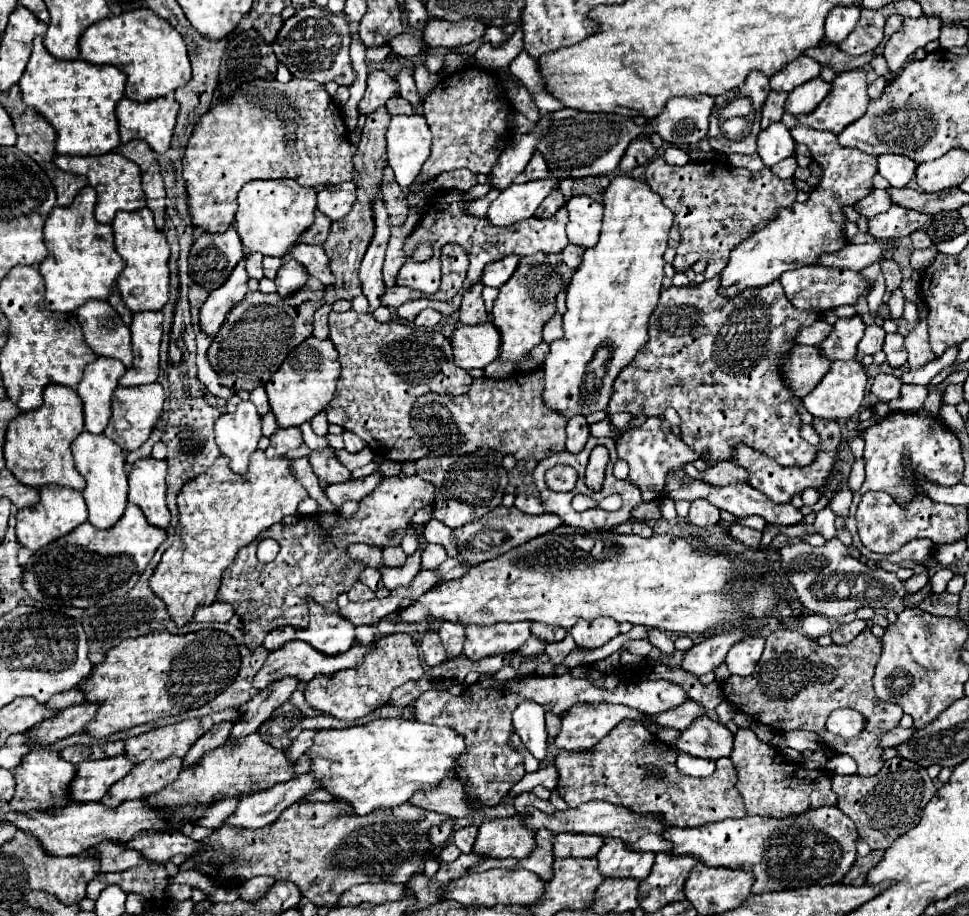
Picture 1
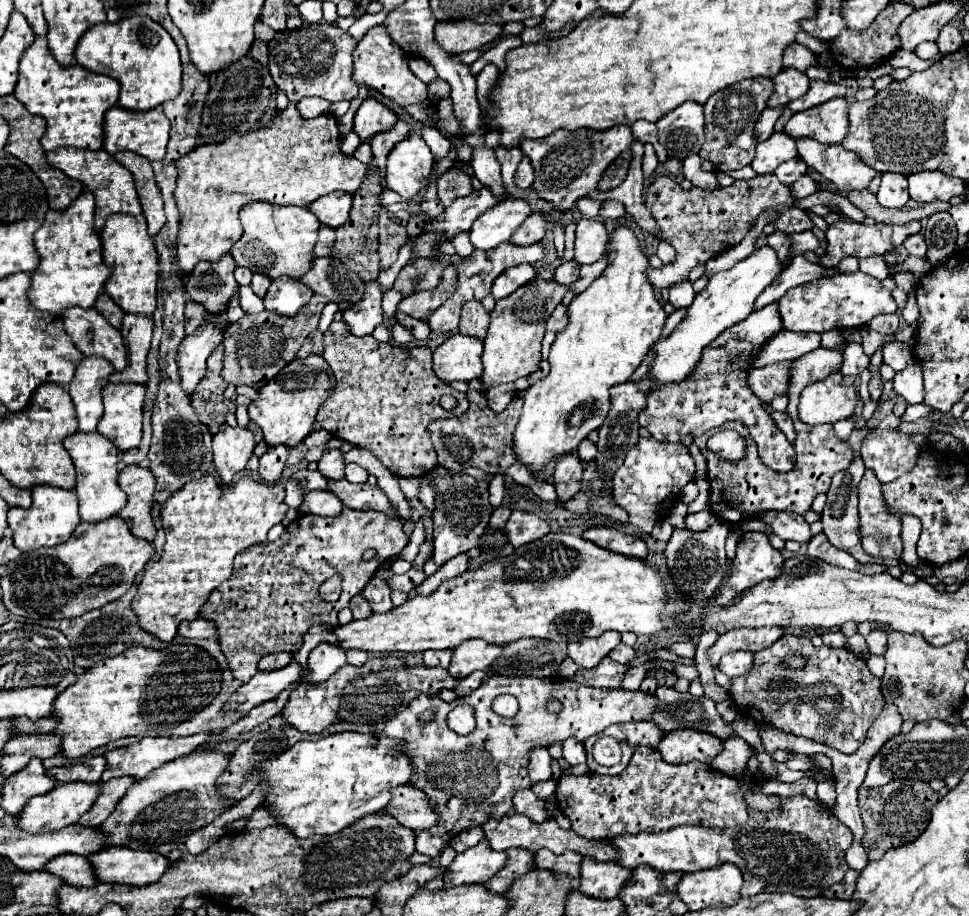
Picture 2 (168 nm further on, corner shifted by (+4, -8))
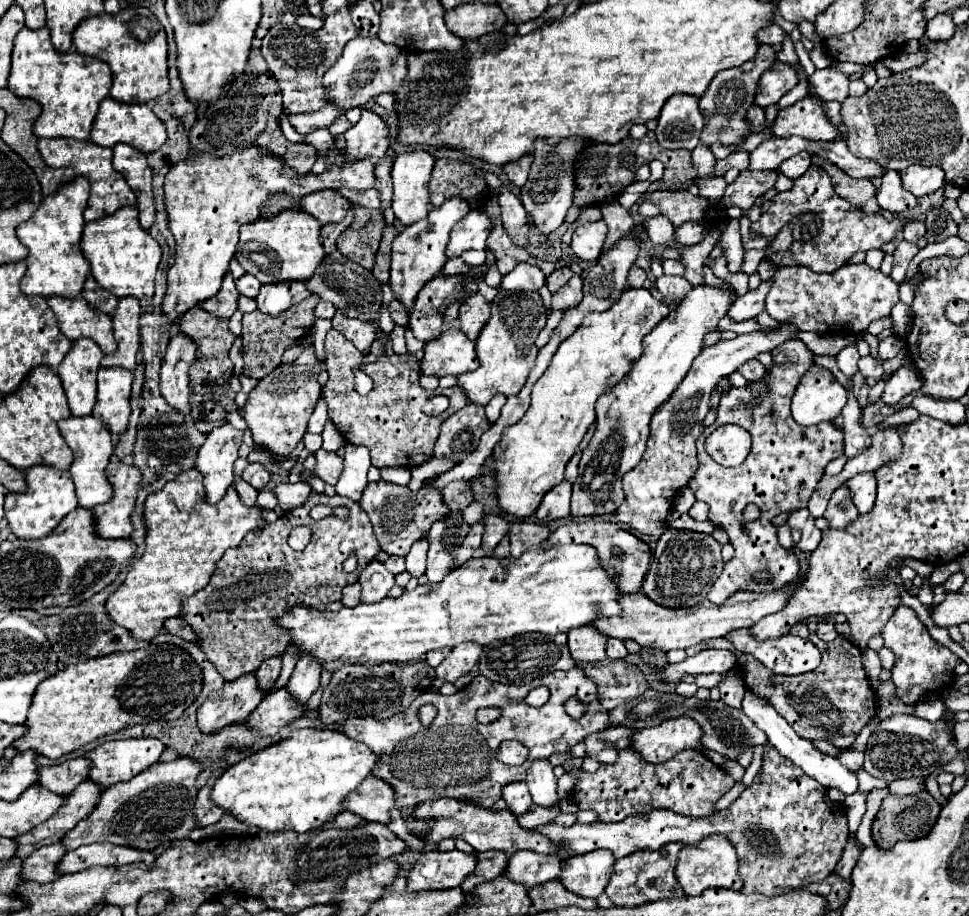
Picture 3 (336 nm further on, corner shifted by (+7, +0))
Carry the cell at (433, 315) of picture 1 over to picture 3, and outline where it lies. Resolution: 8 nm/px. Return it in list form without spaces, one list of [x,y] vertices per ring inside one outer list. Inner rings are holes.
[[[400,300],[390,302],[390,316],[396,324],[400,326],[408,326],[408,314],[406,314],[406,306]]]

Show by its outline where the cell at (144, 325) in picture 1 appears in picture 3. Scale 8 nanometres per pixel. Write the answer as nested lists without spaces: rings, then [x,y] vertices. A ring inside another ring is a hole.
[[[120,298],[118,308],[112,316],[114,338],[118,342],[116,354],[102,358],[102,366],[120,366],[130,372],[136,370],[136,356],[140,350],[140,304],[136,298]]]

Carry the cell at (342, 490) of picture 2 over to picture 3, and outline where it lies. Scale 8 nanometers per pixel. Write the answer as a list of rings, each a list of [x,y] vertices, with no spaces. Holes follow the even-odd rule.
[[[370,482],[364,492],[360,506],[368,514],[374,534],[382,546],[384,552],[396,554],[396,556],[406,556],[410,546],[428,534],[430,526],[434,520],[442,520],[448,514],[448,506],[442,504],[442,494],[434,488],[420,488],[416,494],[408,490],[406,486],[390,484],[390,482]]]

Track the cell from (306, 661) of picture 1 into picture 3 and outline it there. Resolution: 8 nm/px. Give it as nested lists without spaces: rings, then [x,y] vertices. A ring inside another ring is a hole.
[[[244,674],[234,682],[226,682],[198,708],[198,726],[202,732],[212,732],[226,724],[240,722],[260,704],[260,698],[262,690],[254,674]]]

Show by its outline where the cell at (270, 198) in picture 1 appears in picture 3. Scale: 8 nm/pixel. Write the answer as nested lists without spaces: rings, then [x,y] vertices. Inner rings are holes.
[[[288,208],[286,212],[278,212],[266,220],[258,218],[256,222],[242,224],[236,260],[262,284],[308,280],[324,258],[320,228],[322,224],[318,224],[318,220],[314,220],[314,216],[310,216],[308,212],[302,212],[302,208]]]

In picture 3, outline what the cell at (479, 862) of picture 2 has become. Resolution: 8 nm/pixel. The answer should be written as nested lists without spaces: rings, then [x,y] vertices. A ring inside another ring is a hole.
[[[424,852],[408,876],[408,890],[448,890],[462,886],[462,882],[476,868],[476,852]]]

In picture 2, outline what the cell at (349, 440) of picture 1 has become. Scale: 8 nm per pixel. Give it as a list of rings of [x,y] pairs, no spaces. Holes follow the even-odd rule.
[[[347,464],[347,472],[345,472],[345,480],[353,482],[353,484],[363,484],[367,482],[367,470],[361,468],[359,464]]]

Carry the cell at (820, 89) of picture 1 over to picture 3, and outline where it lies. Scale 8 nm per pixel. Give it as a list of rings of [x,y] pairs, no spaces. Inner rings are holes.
[[[832,68],[816,70],[808,78],[808,86],[810,86],[810,92],[822,100],[842,102],[848,96],[848,76]]]

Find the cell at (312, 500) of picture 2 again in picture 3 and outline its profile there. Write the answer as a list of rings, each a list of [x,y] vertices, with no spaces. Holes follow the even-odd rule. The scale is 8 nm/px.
[[[298,480],[298,482],[282,482],[274,488],[274,494],[278,496],[278,506],[282,510],[292,510],[292,508],[298,508],[300,504],[306,504],[306,500],[310,498],[312,494],[312,488],[310,484]]]

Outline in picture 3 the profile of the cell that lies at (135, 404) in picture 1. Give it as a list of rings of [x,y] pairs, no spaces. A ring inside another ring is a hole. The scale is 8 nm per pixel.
[[[100,368],[98,370],[98,402],[92,416],[102,420],[114,436],[120,436],[128,428],[132,414],[130,388],[134,376],[122,368]]]

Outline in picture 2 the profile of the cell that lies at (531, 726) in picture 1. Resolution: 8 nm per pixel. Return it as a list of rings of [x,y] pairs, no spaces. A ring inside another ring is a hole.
[[[537,748],[531,752],[529,760],[529,778],[533,784],[551,780],[551,756],[547,748]]]

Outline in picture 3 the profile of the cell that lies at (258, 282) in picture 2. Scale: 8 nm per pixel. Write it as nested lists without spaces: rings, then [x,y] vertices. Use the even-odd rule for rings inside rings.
[[[244,274],[240,280],[236,280],[236,288],[238,288],[238,292],[240,292],[240,294],[254,298],[254,296],[258,294],[258,290],[260,290],[260,282],[258,282],[258,278],[256,278],[256,276]]]

